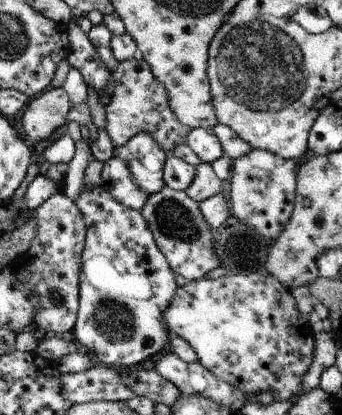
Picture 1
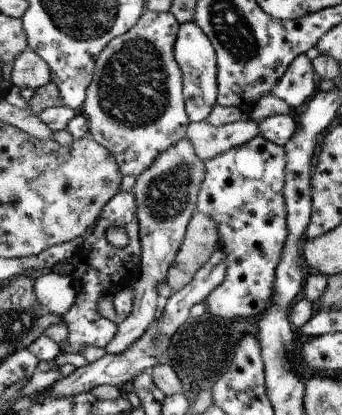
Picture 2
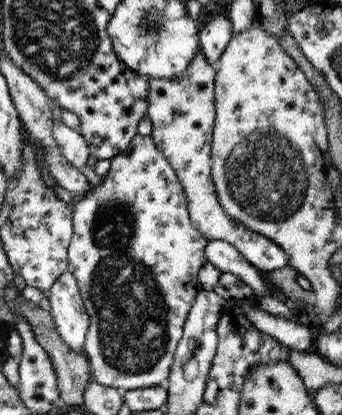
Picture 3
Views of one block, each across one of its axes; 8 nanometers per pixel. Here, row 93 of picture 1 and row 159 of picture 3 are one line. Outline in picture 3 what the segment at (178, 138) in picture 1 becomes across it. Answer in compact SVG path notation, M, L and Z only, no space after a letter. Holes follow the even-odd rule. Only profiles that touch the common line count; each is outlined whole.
M137 132L133 136L129 148L111 160L111 168L109 168L107 176L101 178L101 184L95 186L89 196L79 198L75 202L73 222L75 222L75 236L71 238L71 246L67 250L67 260L69 260L67 274L75 276L77 286L79 286L79 298L83 300L85 310L89 314L89 332L85 336L83 356L87 358L87 364L89 364L91 382L97 382L101 386L111 386L111 388L123 388L127 392L129 390L153 388L161 380L167 380L169 374L171 374L171 366L173 366L173 358L175 358L175 352L177 352L177 344L183 338L185 320L187 320L189 312L193 310L193 306L197 302L197 296L201 292L201 286L199 286L199 270L203 270L203 266L207 266L209 260L207 260L207 254L205 254L207 252L207 242L199 234L199 230L195 228L195 224L189 218L185 190L183 190L177 174L173 172L171 164L165 160L163 152L155 146L155 142L153 142L151 136L141 136Z

